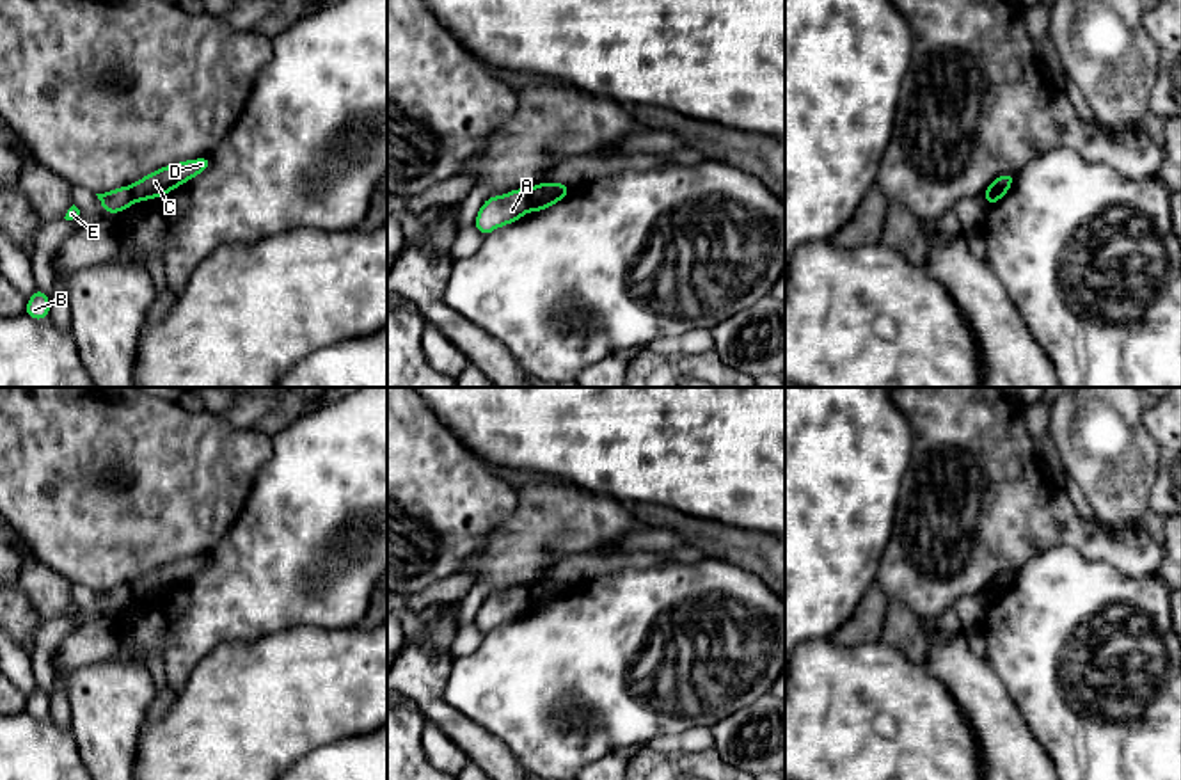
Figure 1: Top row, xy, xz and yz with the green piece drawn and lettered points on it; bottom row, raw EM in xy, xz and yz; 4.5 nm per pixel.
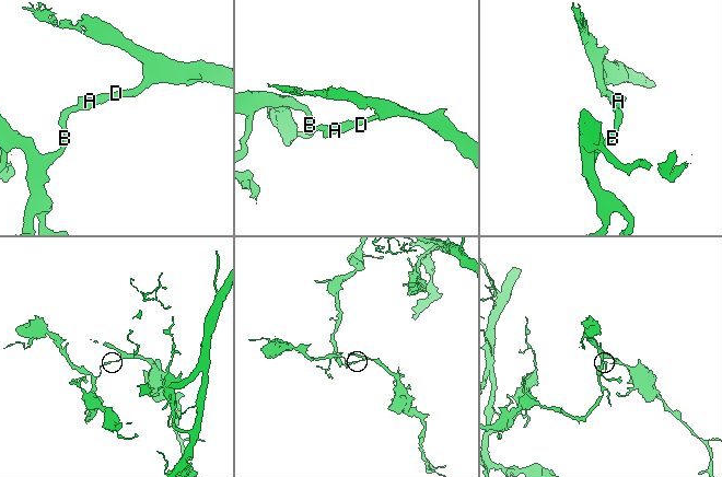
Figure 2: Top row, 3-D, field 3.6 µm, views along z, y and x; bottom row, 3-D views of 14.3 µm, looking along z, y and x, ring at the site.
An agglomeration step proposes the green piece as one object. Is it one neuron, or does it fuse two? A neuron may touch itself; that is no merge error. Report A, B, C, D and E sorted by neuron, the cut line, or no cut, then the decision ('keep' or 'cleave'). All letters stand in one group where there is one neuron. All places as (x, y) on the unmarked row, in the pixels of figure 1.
A B E / C D | xz (528, 587), (531, 608) | cleave

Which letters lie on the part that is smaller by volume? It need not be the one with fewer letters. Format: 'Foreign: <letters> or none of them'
Foreign: C, D

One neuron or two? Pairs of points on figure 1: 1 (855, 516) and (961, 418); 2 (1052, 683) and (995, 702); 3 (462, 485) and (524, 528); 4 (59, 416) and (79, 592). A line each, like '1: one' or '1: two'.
1: two
2: two
3: two
4: two

